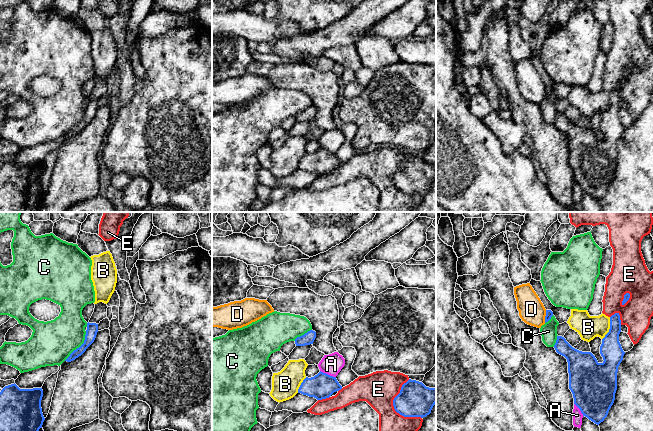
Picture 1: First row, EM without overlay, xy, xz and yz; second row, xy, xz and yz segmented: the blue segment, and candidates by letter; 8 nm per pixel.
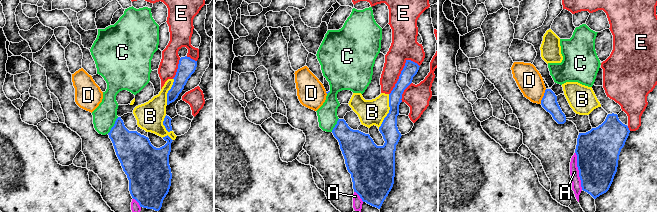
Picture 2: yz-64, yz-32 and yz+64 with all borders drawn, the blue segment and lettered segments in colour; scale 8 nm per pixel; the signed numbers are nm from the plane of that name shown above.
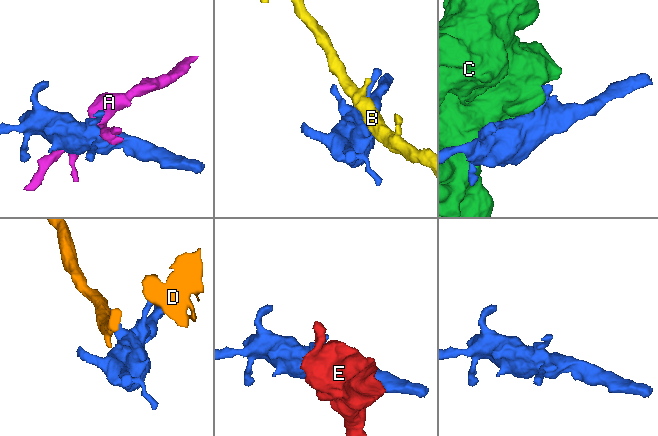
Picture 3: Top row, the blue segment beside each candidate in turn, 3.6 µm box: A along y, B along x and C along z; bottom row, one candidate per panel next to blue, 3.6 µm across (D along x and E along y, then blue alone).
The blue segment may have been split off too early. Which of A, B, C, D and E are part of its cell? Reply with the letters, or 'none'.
none

